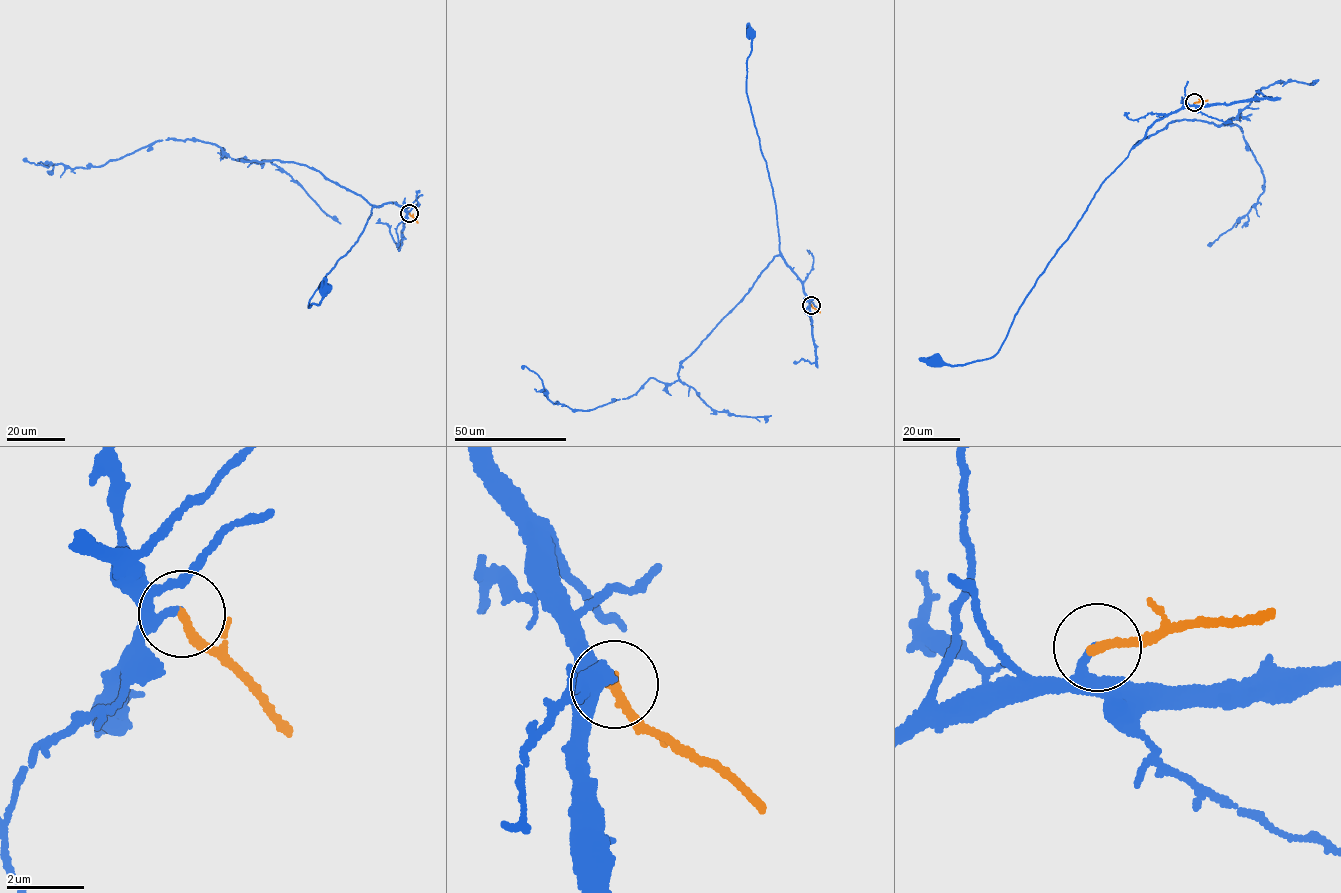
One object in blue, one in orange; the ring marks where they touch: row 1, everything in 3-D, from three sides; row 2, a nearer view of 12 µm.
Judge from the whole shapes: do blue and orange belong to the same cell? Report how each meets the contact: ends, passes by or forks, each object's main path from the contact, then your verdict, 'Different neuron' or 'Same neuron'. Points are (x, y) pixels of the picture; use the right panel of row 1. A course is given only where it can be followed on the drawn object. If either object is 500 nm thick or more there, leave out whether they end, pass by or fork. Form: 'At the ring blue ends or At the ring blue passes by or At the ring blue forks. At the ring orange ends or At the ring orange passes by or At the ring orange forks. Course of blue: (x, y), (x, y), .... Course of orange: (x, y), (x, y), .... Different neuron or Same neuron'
At the ring blue ends. At the ring orange ends. Course of blue: (1195, 102), (1155, 121), (1103, 183), (1068, 239), (1026, 296), (1000, 350), (989, 358), (960, 365), (936, 360). Course of orange: (1195, 102), (1208, 100). Same neuron

